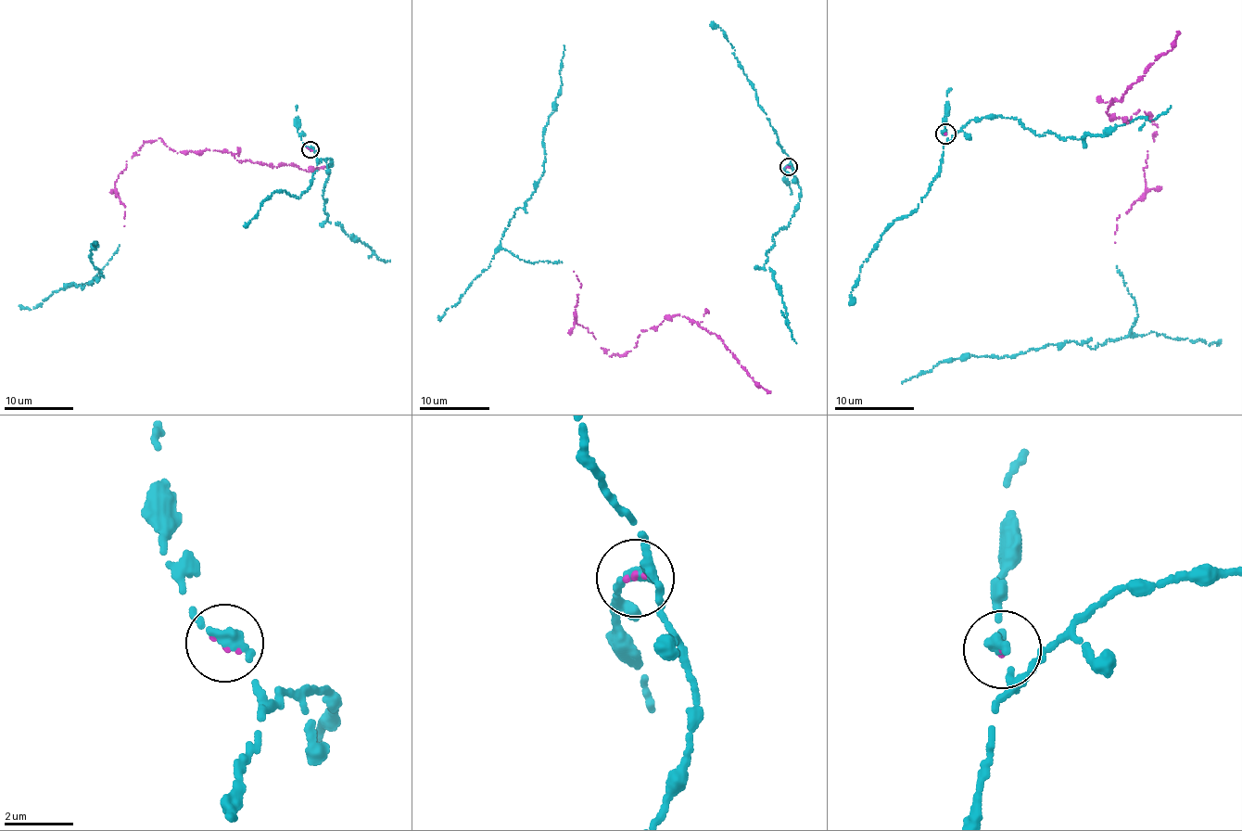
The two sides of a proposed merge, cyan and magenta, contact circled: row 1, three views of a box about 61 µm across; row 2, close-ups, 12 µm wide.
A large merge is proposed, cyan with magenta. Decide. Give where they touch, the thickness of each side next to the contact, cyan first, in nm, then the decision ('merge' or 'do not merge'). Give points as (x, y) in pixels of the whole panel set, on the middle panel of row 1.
at (788, 167); 400 nm thick on the cyan side, 130 nm on the other; merge

